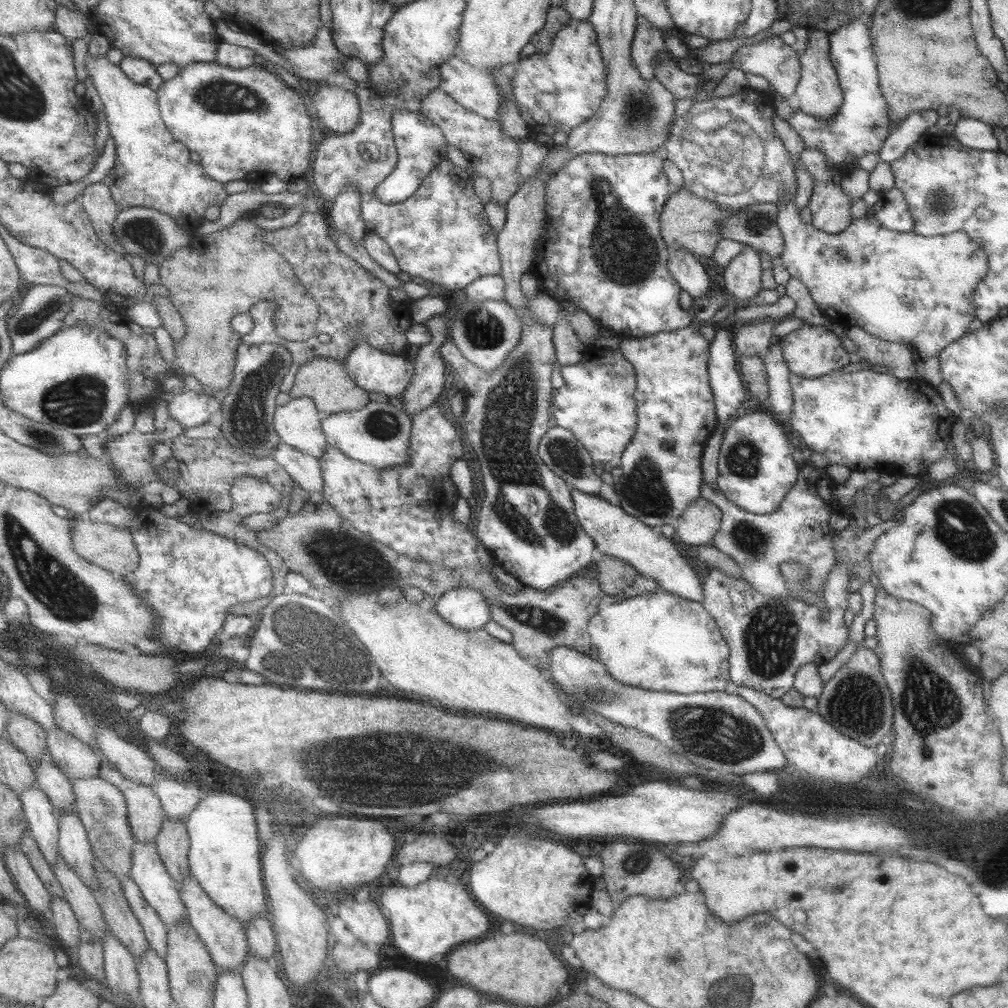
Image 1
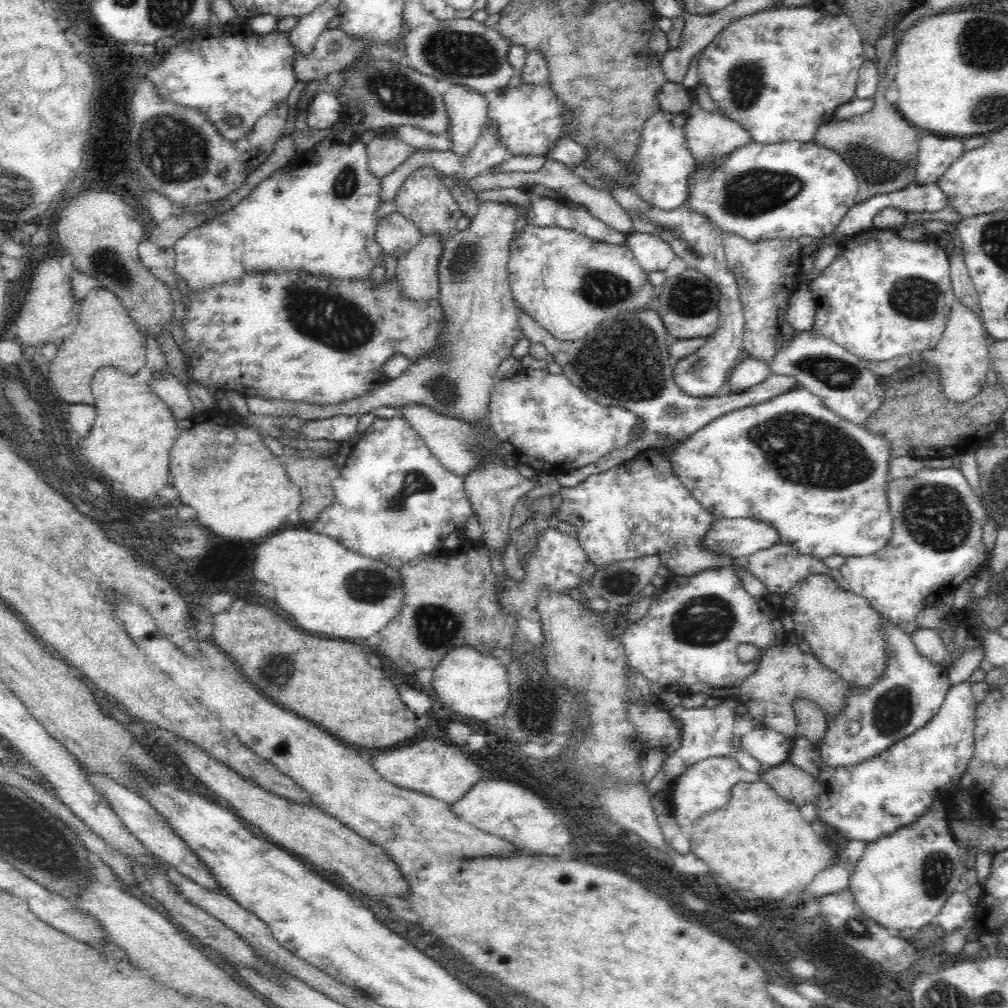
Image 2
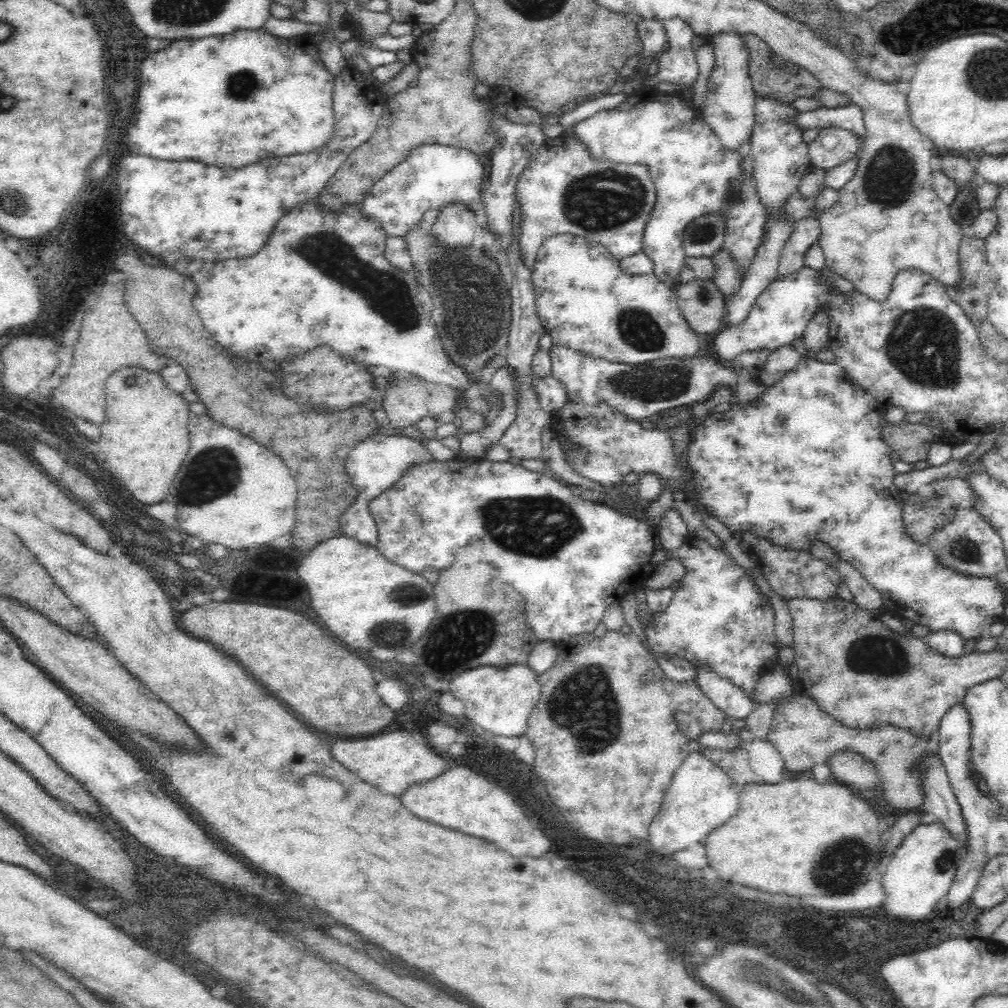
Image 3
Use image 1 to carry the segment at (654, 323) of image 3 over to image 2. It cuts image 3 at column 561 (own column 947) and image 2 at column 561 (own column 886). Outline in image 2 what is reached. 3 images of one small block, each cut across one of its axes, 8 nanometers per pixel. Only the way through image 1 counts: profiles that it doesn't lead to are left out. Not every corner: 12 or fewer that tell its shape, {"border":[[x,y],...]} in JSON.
{"border":[[526,224],[510,288],[556,340],[658,300],[628,246]]}

